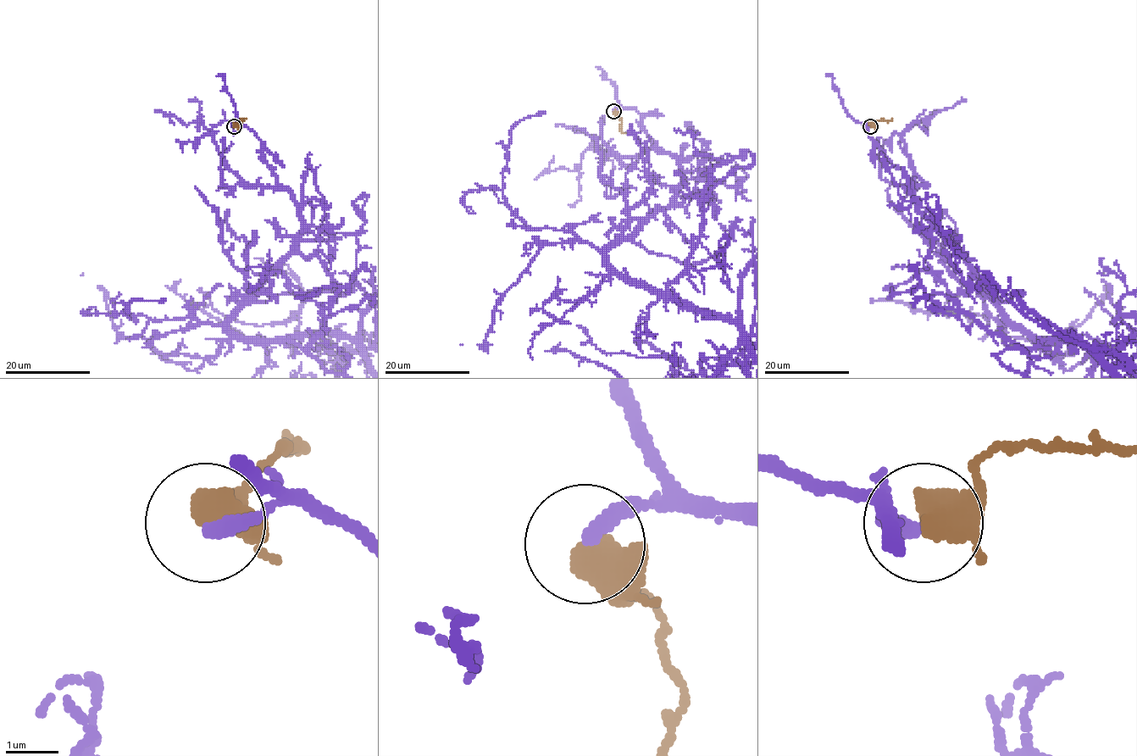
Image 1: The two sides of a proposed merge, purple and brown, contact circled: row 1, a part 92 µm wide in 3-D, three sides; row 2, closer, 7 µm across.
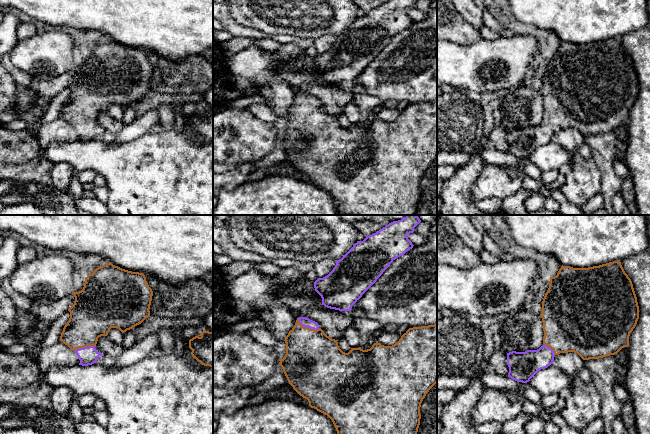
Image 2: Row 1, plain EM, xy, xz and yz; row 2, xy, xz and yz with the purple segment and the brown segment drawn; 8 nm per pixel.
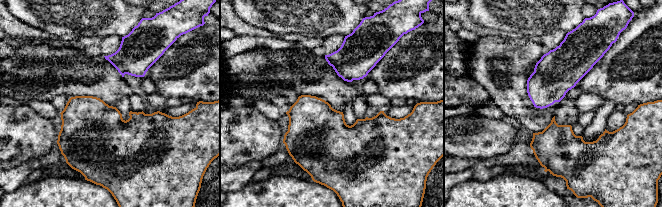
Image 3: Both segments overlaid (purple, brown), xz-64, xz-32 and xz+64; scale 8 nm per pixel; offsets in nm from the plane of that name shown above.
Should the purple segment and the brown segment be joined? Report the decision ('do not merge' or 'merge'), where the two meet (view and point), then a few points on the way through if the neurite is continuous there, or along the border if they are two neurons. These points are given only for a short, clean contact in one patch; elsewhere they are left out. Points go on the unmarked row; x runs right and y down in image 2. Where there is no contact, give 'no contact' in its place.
merge | xz (307, 102) | across xz (306, 98), (307, 102), (311, 132)

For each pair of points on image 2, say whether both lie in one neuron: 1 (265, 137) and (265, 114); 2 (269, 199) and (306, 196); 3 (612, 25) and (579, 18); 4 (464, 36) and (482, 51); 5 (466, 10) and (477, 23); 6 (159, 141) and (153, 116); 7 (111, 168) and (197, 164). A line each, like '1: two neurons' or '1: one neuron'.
1: two neurons
2: one neuron
3: one neuron
4: two neurons
5: one neuron
6: two neurons
7: one neuron

